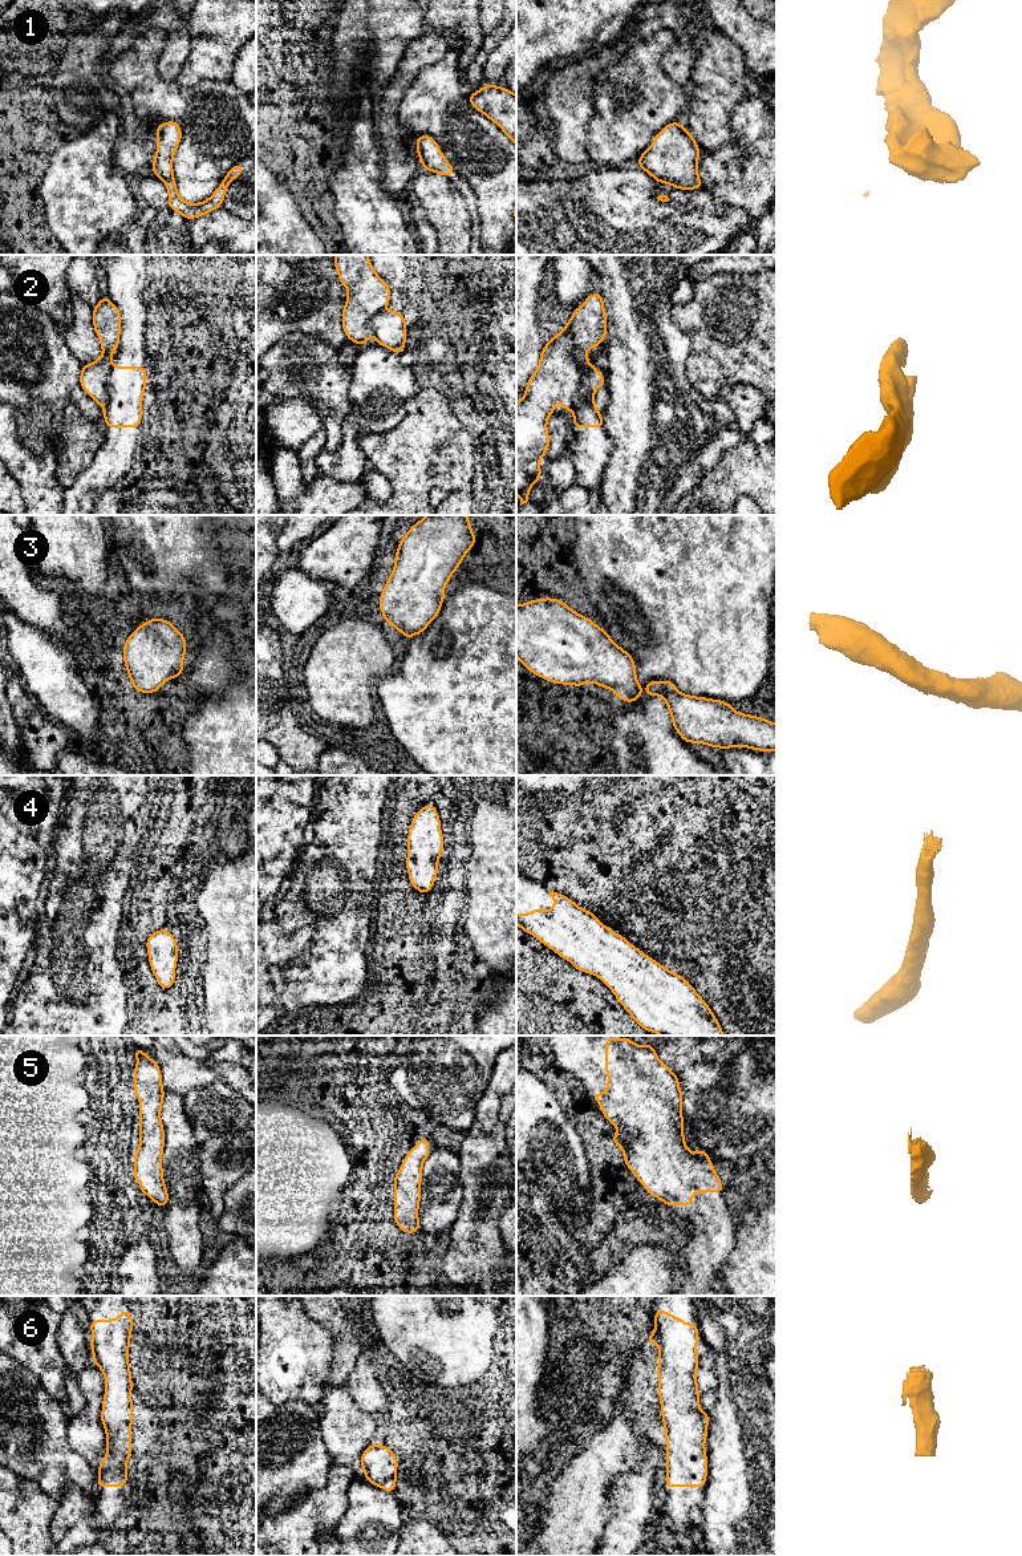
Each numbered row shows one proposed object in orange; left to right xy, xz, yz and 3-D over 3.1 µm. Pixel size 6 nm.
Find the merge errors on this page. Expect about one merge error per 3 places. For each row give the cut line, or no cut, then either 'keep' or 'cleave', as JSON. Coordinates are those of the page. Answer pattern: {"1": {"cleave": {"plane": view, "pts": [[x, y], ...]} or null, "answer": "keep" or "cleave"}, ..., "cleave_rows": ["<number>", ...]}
{"1": {"cleave": null, "answer": "keep"}, "2": {"cleave": {"plane": "yz", "pts": [[589, 369], [583, 373], [582, 392], [572, 408]]}, "answer": "cleave"}, "3": {"cleave": null, "answer": "keep"}, "4": {"cleave": null, "answer": "keep"}, "5": {"cleave": null, "answer": "keep"}, "6": {"cleave": null, "answer": "keep"}, "cleave_rows": ["2"]}

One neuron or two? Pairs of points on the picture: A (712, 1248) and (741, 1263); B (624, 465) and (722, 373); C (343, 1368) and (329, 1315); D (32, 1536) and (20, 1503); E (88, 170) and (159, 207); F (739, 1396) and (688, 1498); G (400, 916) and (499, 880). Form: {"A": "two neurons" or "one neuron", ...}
{"A": "two neurons", "B": "two neurons", "C": "one neuron", "D": "one neuron", "E": "two neurons", "F": "two neurons", "G": "one neuron"}

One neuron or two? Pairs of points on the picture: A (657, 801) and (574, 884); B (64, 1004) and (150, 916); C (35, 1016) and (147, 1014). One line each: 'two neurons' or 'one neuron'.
A: two neurons
B: two neurons
C: one neuron

